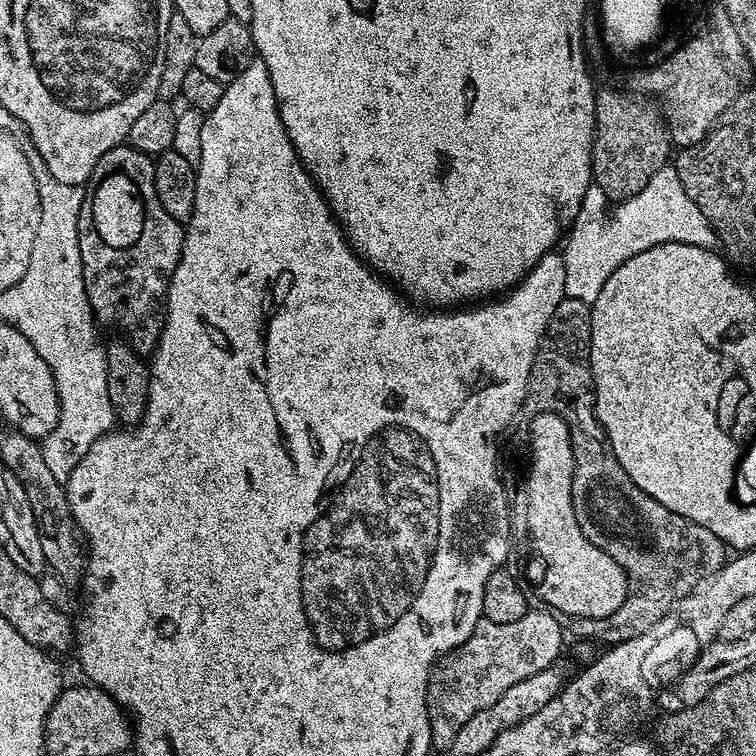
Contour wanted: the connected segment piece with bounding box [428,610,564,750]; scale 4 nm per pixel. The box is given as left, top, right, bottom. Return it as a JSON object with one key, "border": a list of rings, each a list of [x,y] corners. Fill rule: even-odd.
{"border":[[[530,610],[518,622],[490,622],[481,618],[474,634],[449,652],[428,679],[428,717],[433,749],[451,749],[458,730],[486,706],[494,706],[510,686],[553,667],[564,644],[564,629],[548,610]]]}

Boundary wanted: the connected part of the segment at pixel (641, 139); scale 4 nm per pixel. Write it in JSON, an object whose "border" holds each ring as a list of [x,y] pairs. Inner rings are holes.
{"border":[[[600,88],[596,93],[596,129],[592,140],[592,178],[595,187],[603,190],[609,201],[629,200],[638,194],[650,182],[658,170],[669,163],[674,152],[672,136],[668,131],[661,109],[651,104],[651,99],[627,96],[624,92],[615,92],[612,88]]]}

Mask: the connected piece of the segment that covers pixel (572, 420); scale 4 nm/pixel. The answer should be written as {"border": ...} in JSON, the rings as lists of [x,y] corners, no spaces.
{"border":[[[565,298],[558,302],[558,310],[550,318],[550,322],[544,331],[542,342],[536,351],[534,364],[536,372],[530,370],[528,383],[536,388],[536,396],[548,404],[548,412],[558,414],[562,422],[570,430],[570,442],[574,450],[574,482],[572,483],[572,497],[574,498],[574,514],[578,518],[578,526],[582,526],[582,532],[594,546],[606,546],[610,544],[610,558],[622,566],[622,570],[628,579],[628,596],[622,602],[624,608],[632,604],[632,608],[648,608],[644,616],[640,616],[640,624],[644,624],[647,633],[653,630],[654,620],[658,624],[669,615],[675,600],[683,601],[691,596],[692,591],[701,587],[709,578],[715,576],[718,569],[726,563],[726,546],[706,526],[698,526],[698,522],[690,522],[690,518],[682,518],[682,514],[674,514],[662,506],[650,494],[646,494],[633,480],[622,470],[614,450],[610,446],[608,436],[600,420],[596,417],[596,394],[592,387],[592,367],[588,351],[590,350],[590,334],[592,333],[592,309],[589,304],[581,300],[569,300]]]}

